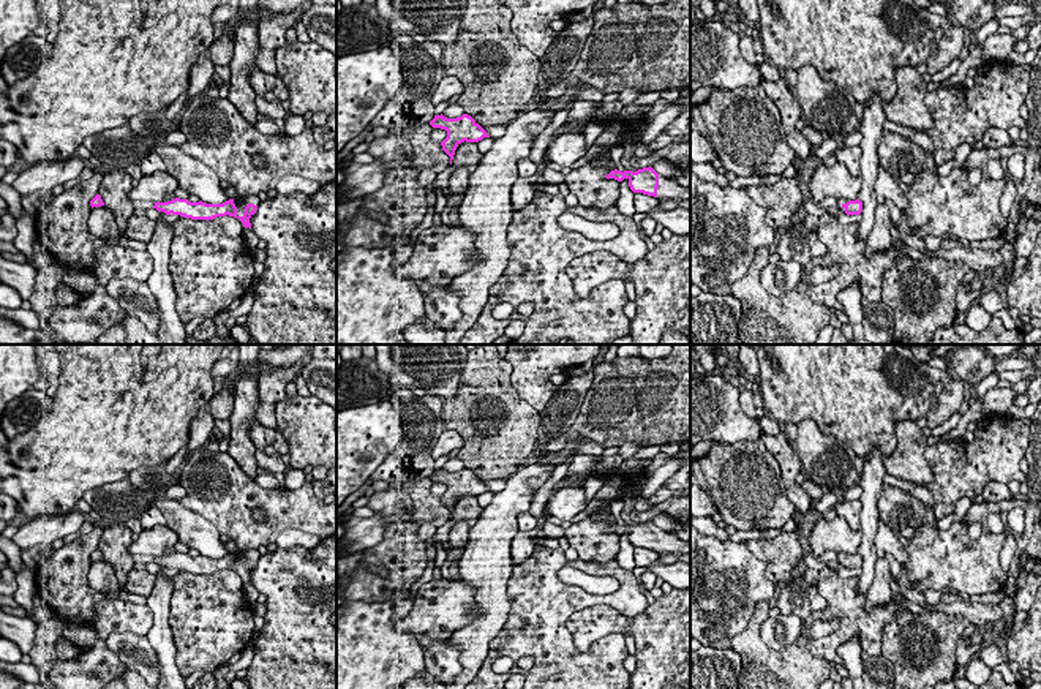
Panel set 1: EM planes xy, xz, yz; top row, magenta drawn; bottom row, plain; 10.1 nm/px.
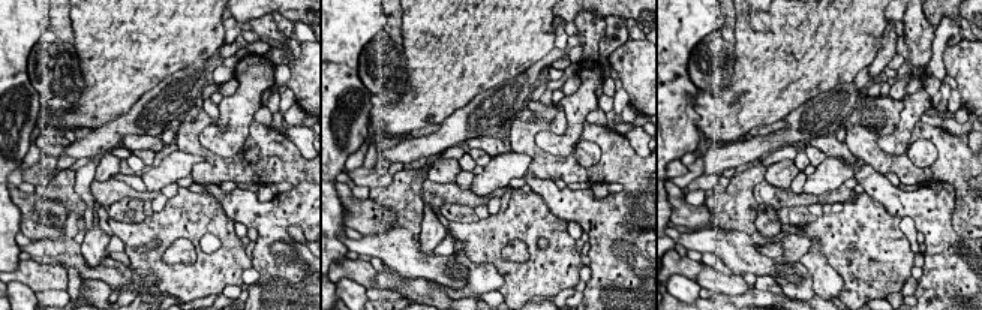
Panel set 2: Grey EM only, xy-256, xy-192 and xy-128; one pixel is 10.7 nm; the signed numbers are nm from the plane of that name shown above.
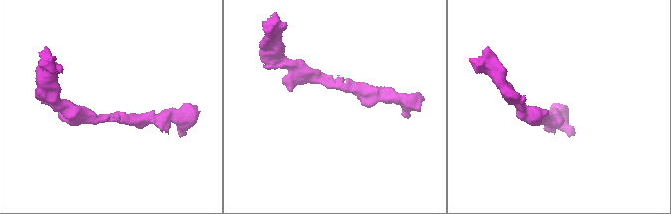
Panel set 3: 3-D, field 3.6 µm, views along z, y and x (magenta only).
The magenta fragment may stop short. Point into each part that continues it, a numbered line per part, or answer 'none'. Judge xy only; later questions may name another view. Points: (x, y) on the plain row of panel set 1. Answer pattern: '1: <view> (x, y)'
1: xy (255, 553)

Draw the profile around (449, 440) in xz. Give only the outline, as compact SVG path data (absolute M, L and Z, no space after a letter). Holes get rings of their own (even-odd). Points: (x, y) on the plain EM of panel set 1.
M445 430L438 438L438 442L434 444L431 450L431 457L436 460L442 455L450 454L455 449L463 449L463 446L464 446L464 439L458 431Z

